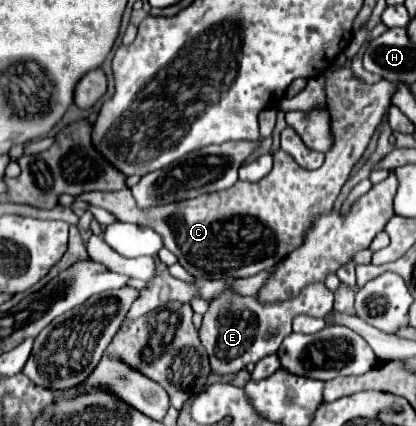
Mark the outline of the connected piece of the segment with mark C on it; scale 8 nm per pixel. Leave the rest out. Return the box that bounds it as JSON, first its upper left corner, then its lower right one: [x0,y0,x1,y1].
[77,67,397,279]

